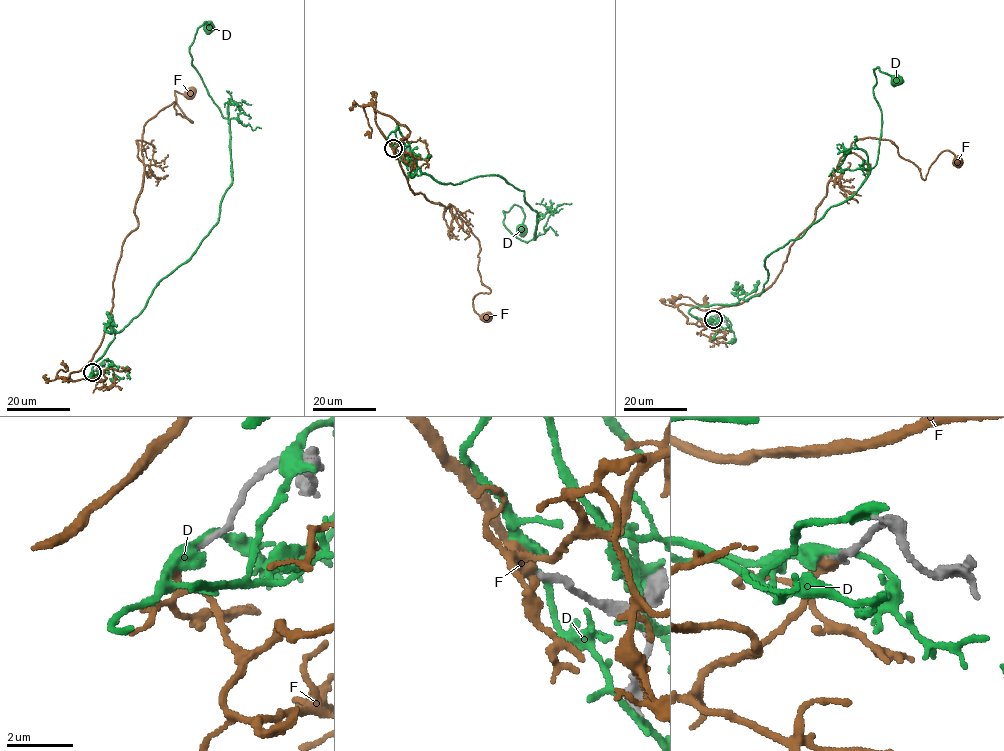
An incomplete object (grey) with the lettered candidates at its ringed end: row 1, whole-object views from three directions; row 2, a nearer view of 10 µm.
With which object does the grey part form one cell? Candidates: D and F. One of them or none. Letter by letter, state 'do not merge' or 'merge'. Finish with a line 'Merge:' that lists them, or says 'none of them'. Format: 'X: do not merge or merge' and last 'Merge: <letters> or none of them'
D: do not merge
F: merge
Merge: F

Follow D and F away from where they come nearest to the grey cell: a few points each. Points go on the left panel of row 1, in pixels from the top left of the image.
D: (93, 371), (218, 221), (232, 182), (229, 121), (189, 52), (197, 30), (207, 28)
F: (92, 372), (70, 379), (138, 226), (143, 127), (174, 101), (192, 122), (190, 94)

